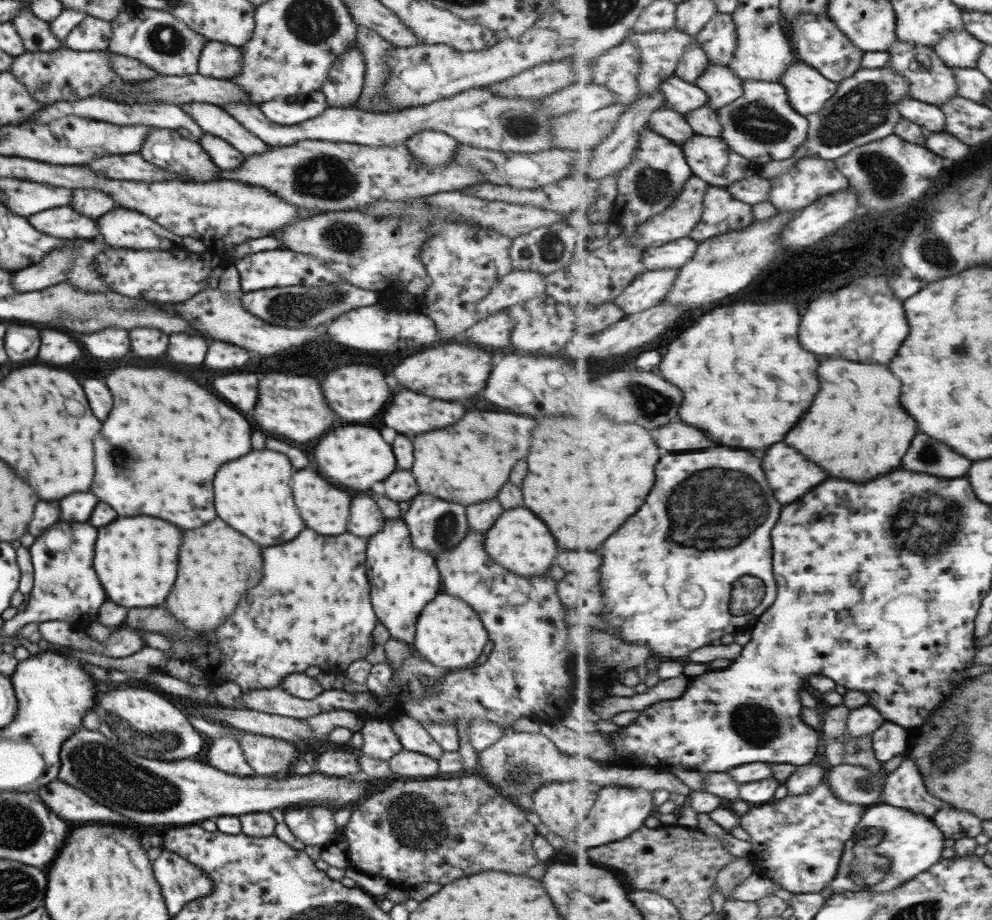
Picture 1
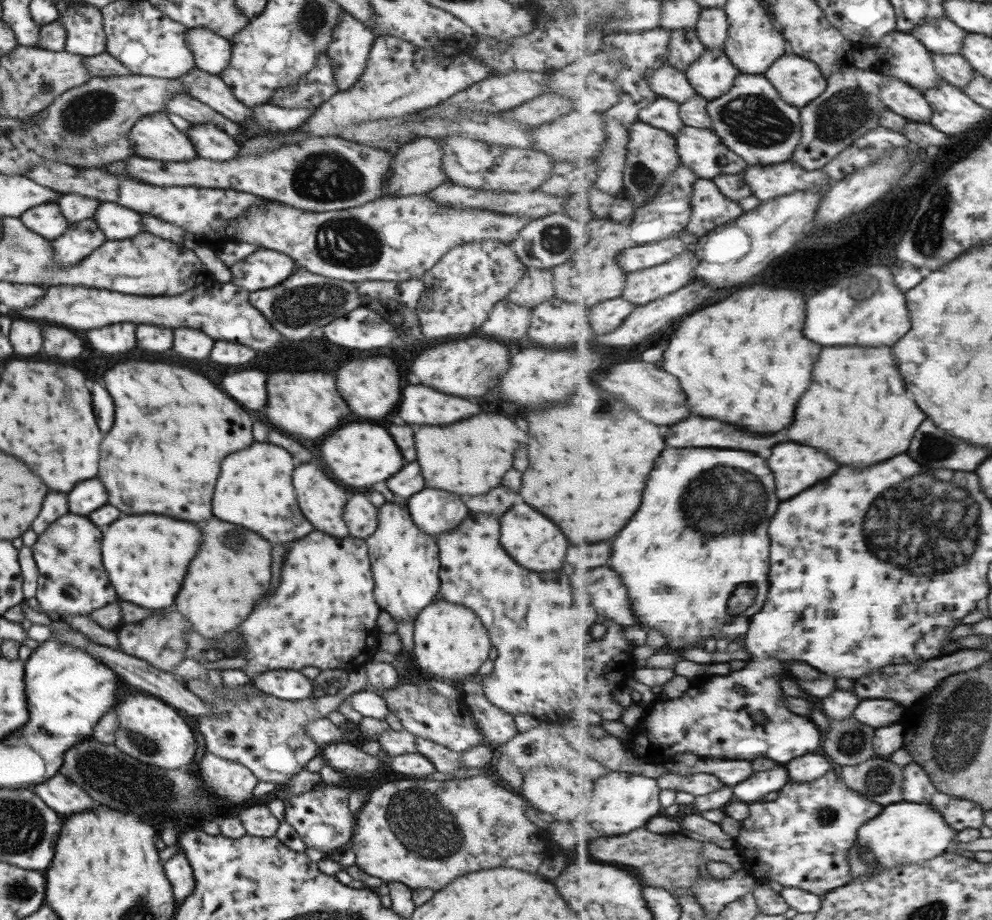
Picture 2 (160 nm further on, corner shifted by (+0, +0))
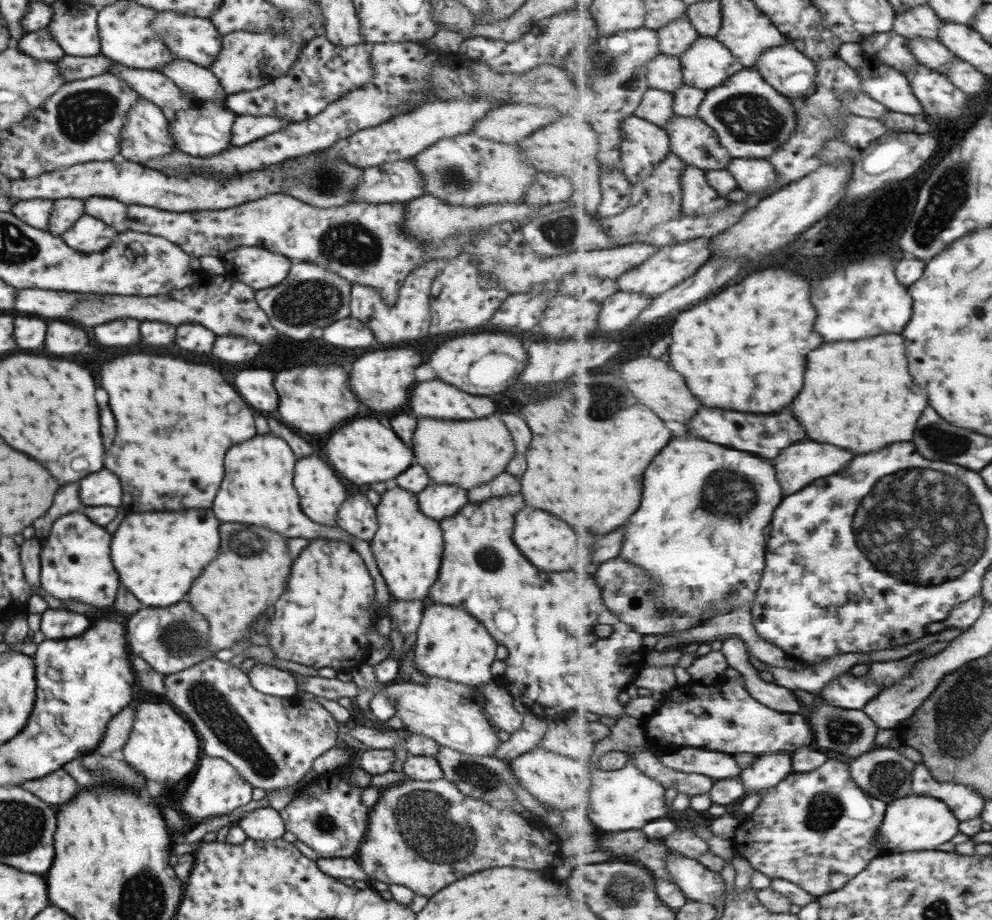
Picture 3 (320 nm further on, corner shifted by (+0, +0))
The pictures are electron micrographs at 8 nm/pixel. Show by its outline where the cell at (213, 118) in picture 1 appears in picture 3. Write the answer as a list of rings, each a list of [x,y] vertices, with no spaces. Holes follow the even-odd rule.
[[[114,62],[109,65],[108,73],[119,76],[141,99],[148,100],[159,108],[169,107],[170,110],[180,111],[195,101],[177,89],[173,81],[159,71],[130,69]]]

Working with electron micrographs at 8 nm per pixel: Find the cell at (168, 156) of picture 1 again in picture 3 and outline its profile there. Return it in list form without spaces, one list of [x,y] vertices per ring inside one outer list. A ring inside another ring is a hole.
[[[139,98],[128,108],[125,120],[120,130],[118,151],[125,160],[145,162],[179,151],[168,135],[168,120],[156,104]]]

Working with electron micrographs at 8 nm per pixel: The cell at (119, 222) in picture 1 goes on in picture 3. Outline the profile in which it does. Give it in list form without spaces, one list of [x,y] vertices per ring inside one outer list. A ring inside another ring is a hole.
[[[91,196],[83,200],[83,204],[85,204],[85,214],[101,220],[118,233],[127,230],[128,218],[125,216],[125,210],[127,210],[125,204],[111,200],[111,198],[99,198],[99,196]]]

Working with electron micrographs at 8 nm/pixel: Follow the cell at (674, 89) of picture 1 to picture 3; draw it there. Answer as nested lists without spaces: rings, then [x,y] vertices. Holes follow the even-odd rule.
[[[660,54],[648,65],[648,83],[650,88],[665,92],[680,91],[684,87],[684,67],[677,56]]]

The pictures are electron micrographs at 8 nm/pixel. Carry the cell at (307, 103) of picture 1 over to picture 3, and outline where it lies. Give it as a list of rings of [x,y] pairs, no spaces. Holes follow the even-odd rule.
[[[250,114],[236,115],[230,130],[230,146],[243,146],[288,124],[289,122],[276,116],[273,118],[273,116],[251,116]]]

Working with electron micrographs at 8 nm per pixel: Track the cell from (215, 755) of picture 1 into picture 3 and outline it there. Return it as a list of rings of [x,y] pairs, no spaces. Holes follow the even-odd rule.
[[[203,756],[199,760],[199,766],[195,766],[193,772],[195,772],[193,780],[189,782],[187,790],[183,792],[183,798],[179,800],[179,808],[193,822],[201,822],[211,816],[229,814],[229,812],[236,810],[235,808],[239,808],[251,800],[253,787],[243,781],[237,770],[222,758]]]

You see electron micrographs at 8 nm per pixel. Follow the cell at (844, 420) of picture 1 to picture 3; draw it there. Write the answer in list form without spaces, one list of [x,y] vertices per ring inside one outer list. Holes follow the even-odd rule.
[[[885,334],[857,342],[821,344],[809,356],[805,388],[793,402],[793,412],[813,440],[867,454],[893,442],[913,440],[917,420],[927,404],[925,390],[919,390],[909,374],[905,338],[901,334]]]

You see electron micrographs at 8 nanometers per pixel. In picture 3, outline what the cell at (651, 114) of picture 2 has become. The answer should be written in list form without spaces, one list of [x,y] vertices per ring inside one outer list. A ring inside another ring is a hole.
[[[650,88],[644,94],[644,99],[635,111],[638,117],[645,117],[655,124],[665,128],[667,122],[677,116],[674,111],[674,94],[663,90]]]

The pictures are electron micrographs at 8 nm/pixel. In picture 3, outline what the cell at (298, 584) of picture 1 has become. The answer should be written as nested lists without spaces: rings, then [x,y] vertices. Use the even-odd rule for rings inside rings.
[[[331,539],[311,540],[311,544],[303,548],[295,558],[291,566],[291,578],[285,586],[283,596],[275,602],[273,611],[258,622],[254,631],[267,636],[267,647],[277,659],[291,660],[316,670],[324,666],[335,671],[359,666],[363,664],[370,650],[367,632],[370,625],[369,605],[373,601],[373,580],[363,559],[357,556],[351,546]]]

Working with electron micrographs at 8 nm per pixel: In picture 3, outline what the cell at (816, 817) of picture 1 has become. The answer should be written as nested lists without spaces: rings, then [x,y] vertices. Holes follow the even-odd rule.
[[[836,759],[827,760],[821,768],[817,768],[817,770],[812,770],[811,772],[805,772],[801,776],[799,774],[793,774],[793,776],[789,776],[789,780],[785,780],[785,784],[779,784],[777,788],[765,790],[765,792],[760,792],[760,794],[763,796],[761,804],[755,809],[755,812],[746,816],[742,826],[736,830],[736,835],[732,842],[735,846],[734,850],[739,852],[741,856],[744,856],[753,865],[755,870],[764,873],[767,877],[771,879],[786,878],[788,881],[802,886],[813,896],[820,897],[843,888],[850,880],[860,875],[870,865],[873,859],[882,855],[881,849],[877,846],[876,838],[880,834],[880,828],[888,809],[888,803],[871,796],[856,784],[856,781],[852,777],[851,765],[849,763]]]

